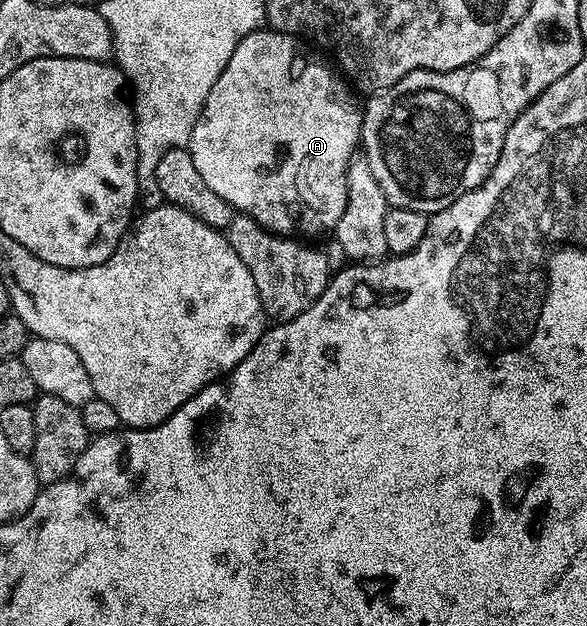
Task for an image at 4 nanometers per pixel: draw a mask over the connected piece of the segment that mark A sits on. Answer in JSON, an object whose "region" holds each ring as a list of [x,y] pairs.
{"region":[[[267,26],[246,34],[246,38],[242,38],[242,42],[238,42],[234,54],[230,54],[230,62],[226,62],[226,70],[222,70],[222,74],[218,74],[218,82],[214,82],[214,86],[194,122],[194,130],[190,134],[190,142],[187,147],[190,158],[194,158],[194,166],[197,168],[198,174],[202,174],[202,182],[206,182],[206,186],[210,186],[210,190],[214,190],[214,194],[218,194],[218,198],[226,198],[228,205],[237,213],[254,218],[254,222],[258,222],[269,232],[289,238],[312,238],[308,236],[320,236],[323,232],[331,233],[335,229],[337,222],[346,210],[346,194],[348,193],[346,178],[348,177],[348,167],[351,166],[354,159],[352,151],[355,148],[357,151],[358,145],[361,143],[361,101],[358,102],[352,97],[353,89],[350,87],[349,81],[331,63],[328,65],[323,64],[320,60],[315,60],[303,46],[305,47],[297,37],[288,36],[285,32],[273,32]]]}

